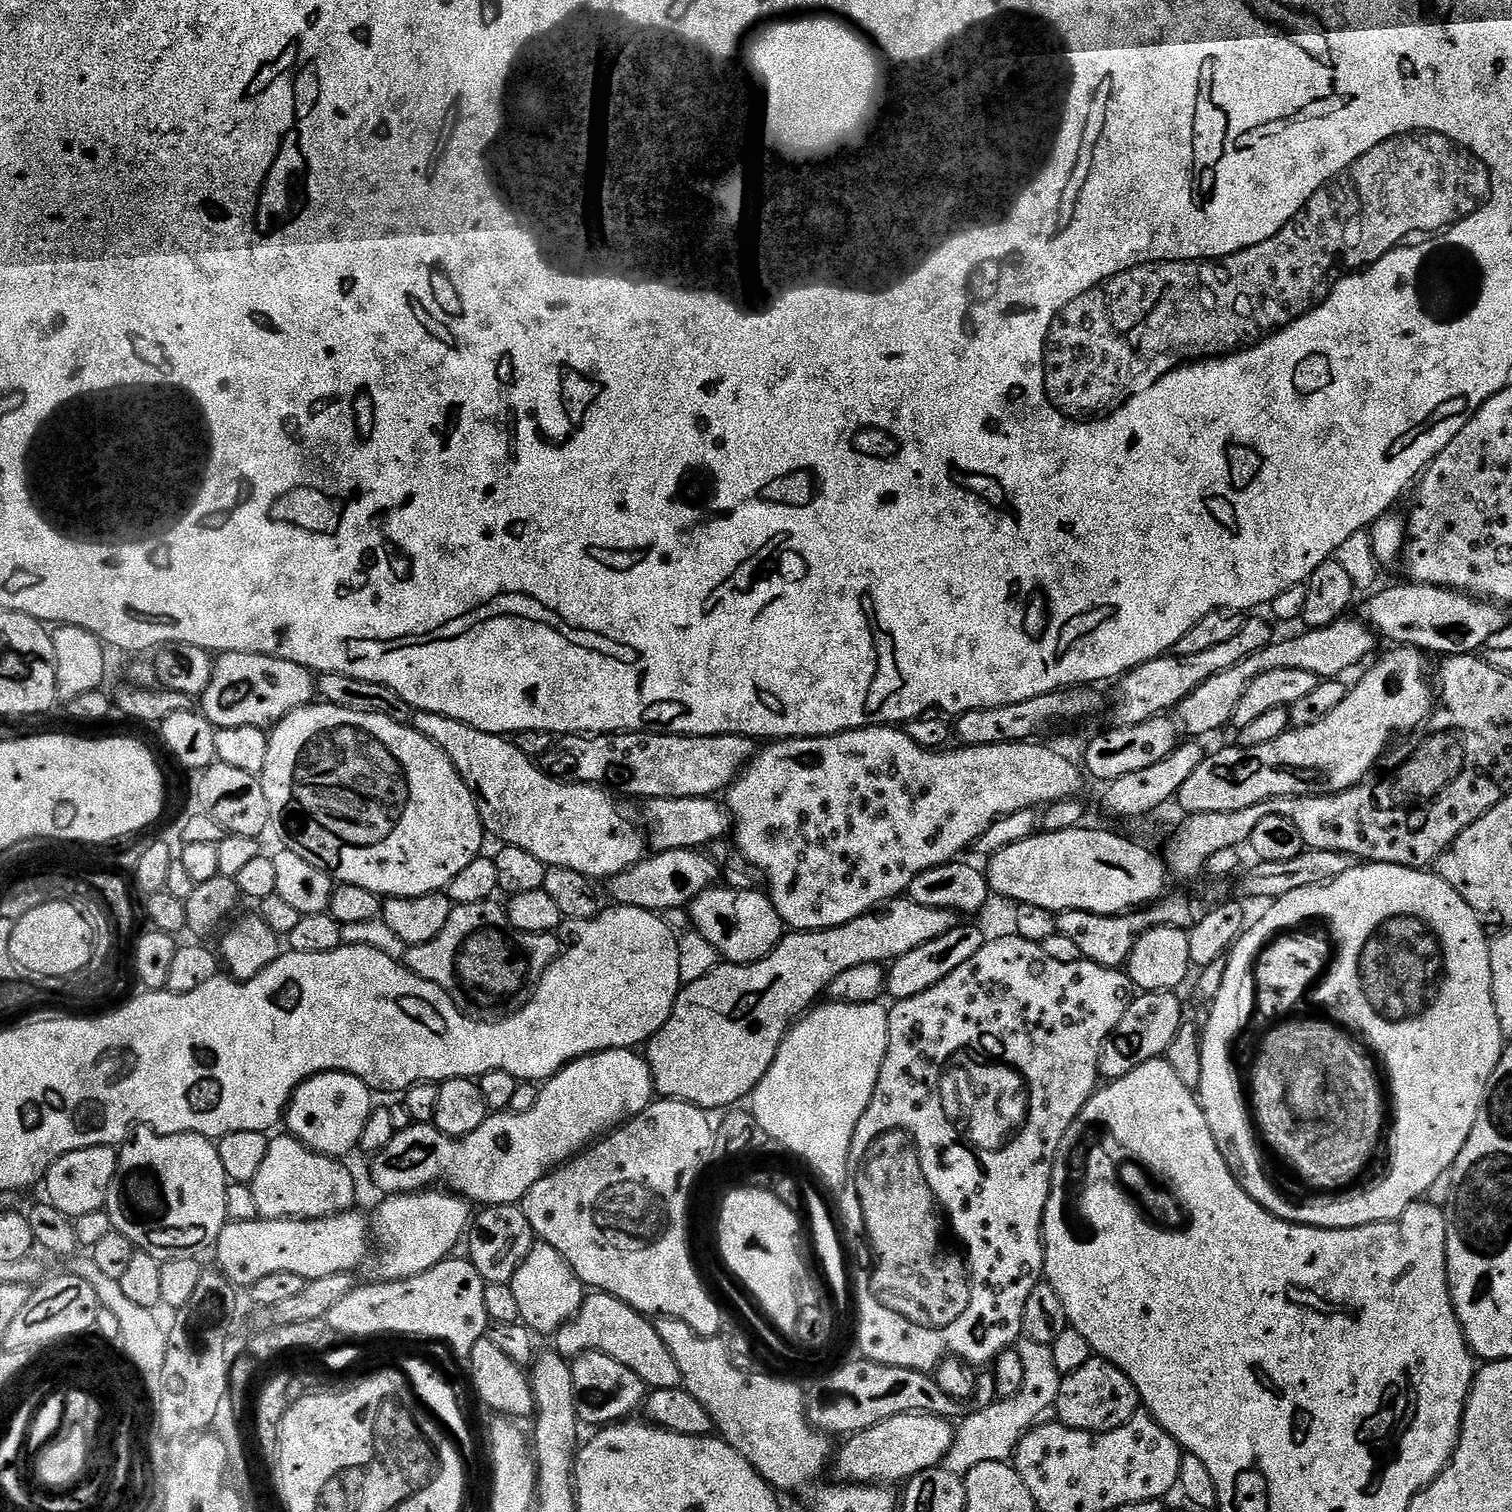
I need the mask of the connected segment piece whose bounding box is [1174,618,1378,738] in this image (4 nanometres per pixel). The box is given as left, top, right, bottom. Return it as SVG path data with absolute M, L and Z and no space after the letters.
M1341 618L1335 620L1330 626L1325 628L1314 628L1304 630L1301 636L1296 636L1293 640L1280 640L1266 645L1262 650L1250 654L1238 666L1230 666L1230 670L1222 670L1222 674L1214 674L1194 694L1190 694L1174 710L1175 719L1179 727L1189 737L1204 738L1211 732L1216 732L1219 728L1231 725L1236 718L1238 702L1242 702L1242 694L1262 674L1272 670L1306 670L1310 674L1321 678L1340 678L1351 670L1355 664L1360 664L1372 652L1372 647L1378 643L1378 637L1363 619L1348 620Z

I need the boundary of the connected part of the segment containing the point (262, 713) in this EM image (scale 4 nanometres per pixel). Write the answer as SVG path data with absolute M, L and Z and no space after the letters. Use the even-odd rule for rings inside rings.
M222 652L215 657L212 665L210 686L206 686L202 697L202 715L215 728L254 726L271 730L295 708L313 703L315 696L313 673L294 662L276 660L266 654Z

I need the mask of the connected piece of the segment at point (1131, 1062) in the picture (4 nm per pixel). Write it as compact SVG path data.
M1175 991L1146 992L1133 999L1126 1014L1122 1014L1119 1029L1112 1032L1104 1043L1100 1055L1100 1075L1105 1081L1122 1078L1138 1070L1138 1066L1151 1060L1159 1060L1165 1055L1185 1019L1184 1012L1180 1009L1180 1000L1176 996L1179 995Z

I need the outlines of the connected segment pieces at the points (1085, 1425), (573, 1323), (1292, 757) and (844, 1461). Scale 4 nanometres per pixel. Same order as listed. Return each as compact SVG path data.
M1093 1358L1086 1362L1086 1366L1061 1379L1054 1416L1059 1423L1074 1430L1109 1432L1130 1422L1130 1418L1141 1408L1140 1395L1134 1382L1130 1382L1130 1378L1110 1361Z
M589 1291L576 1315L554 1333L554 1340L554 1351L559 1356L575 1358L583 1352L598 1351L629 1367L649 1389L681 1387L678 1362L674 1362L666 1342L658 1338L655 1323L643 1312L605 1292Z
M1393 647L1392 652L1384 658L1360 681L1351 685L1348 697L1339 704L1322 722L1314 722L1314 726L1292 728L1284 732L1274 742L1266 742L1266 746L1253 748L1224 748L1221 752L1205 755L1202 766L1186 778L1182 790L1174 798L1180 803L1184 814L1194 812L1233 812L1246 810L1250 806L1260 804L1264 800L1273 800L1283 796L1333 796L1345 792L1368 779L1370 773L1379 765L1382 757L1389 751L1393 743L1392 736L1399 732L1411 733L1419 729L1434 711L1434 688L1428 685L1428 676L1424 673L1425 653L1418 648Z
M911 1412L910 1414L898 1414L894 1418L886 1418L874 1426L870 1426L861 1432L853 1432L851 1436L839 1445L834 1456L834 1468L836 1464L837 1481L850 1484L879 1484L881 1486L896 1486L896 1483L907 1482L922 1470L930 1470L943 1465L946 1454L952 1446L954 1424L951 1419L942 1416L931 1416L925 1412Z

